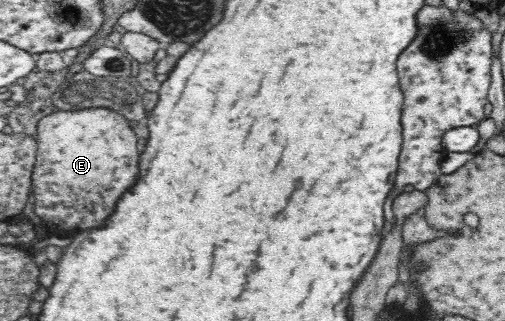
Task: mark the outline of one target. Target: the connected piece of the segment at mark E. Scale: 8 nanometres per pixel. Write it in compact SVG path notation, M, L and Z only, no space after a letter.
M109 108L62 111L42 116L37 125L37 156L32 171L34 213L60 237L100 228L118 199L138 181L138 139L128 121Z

